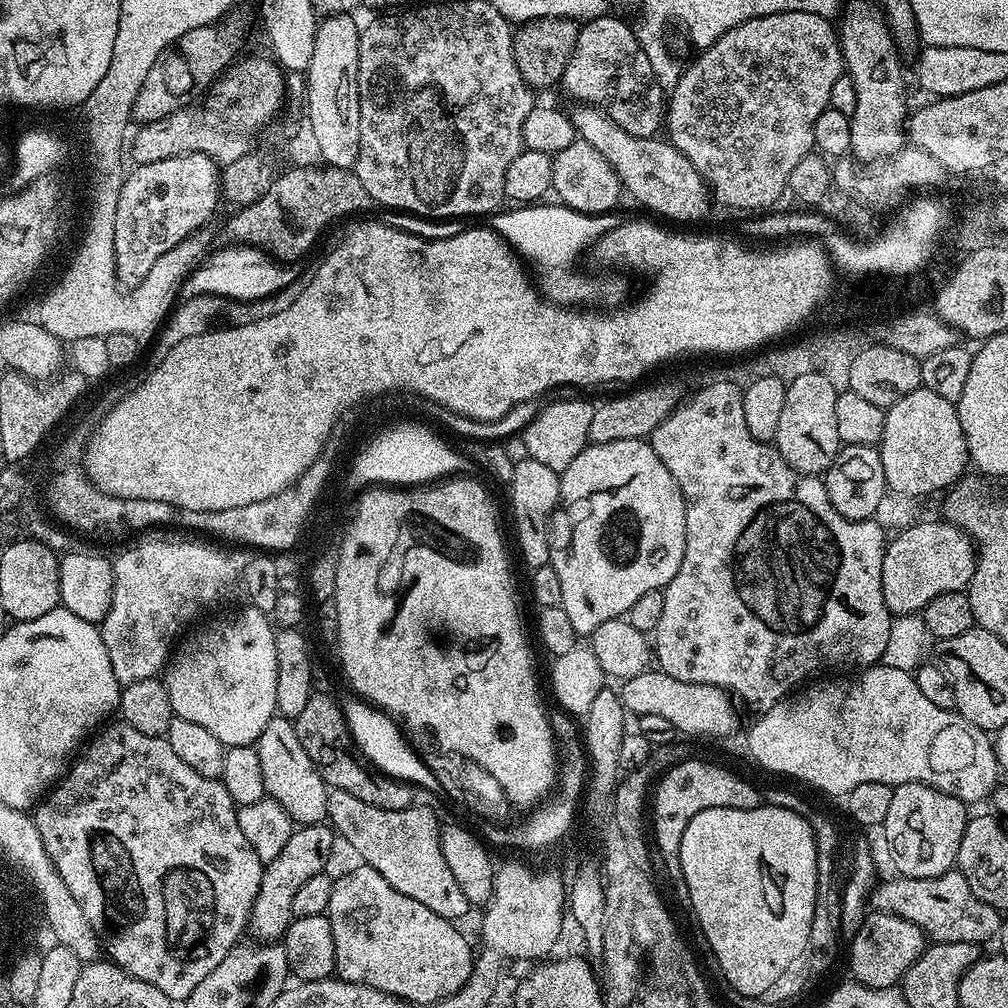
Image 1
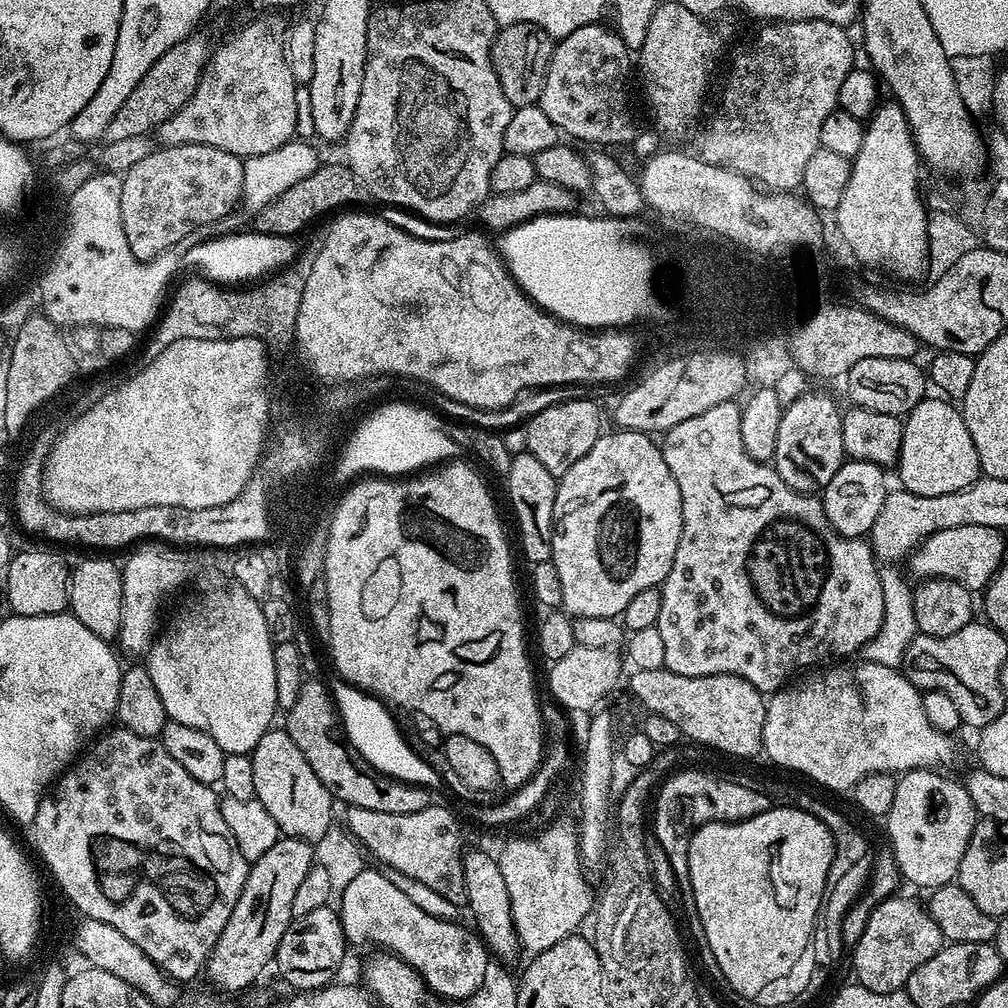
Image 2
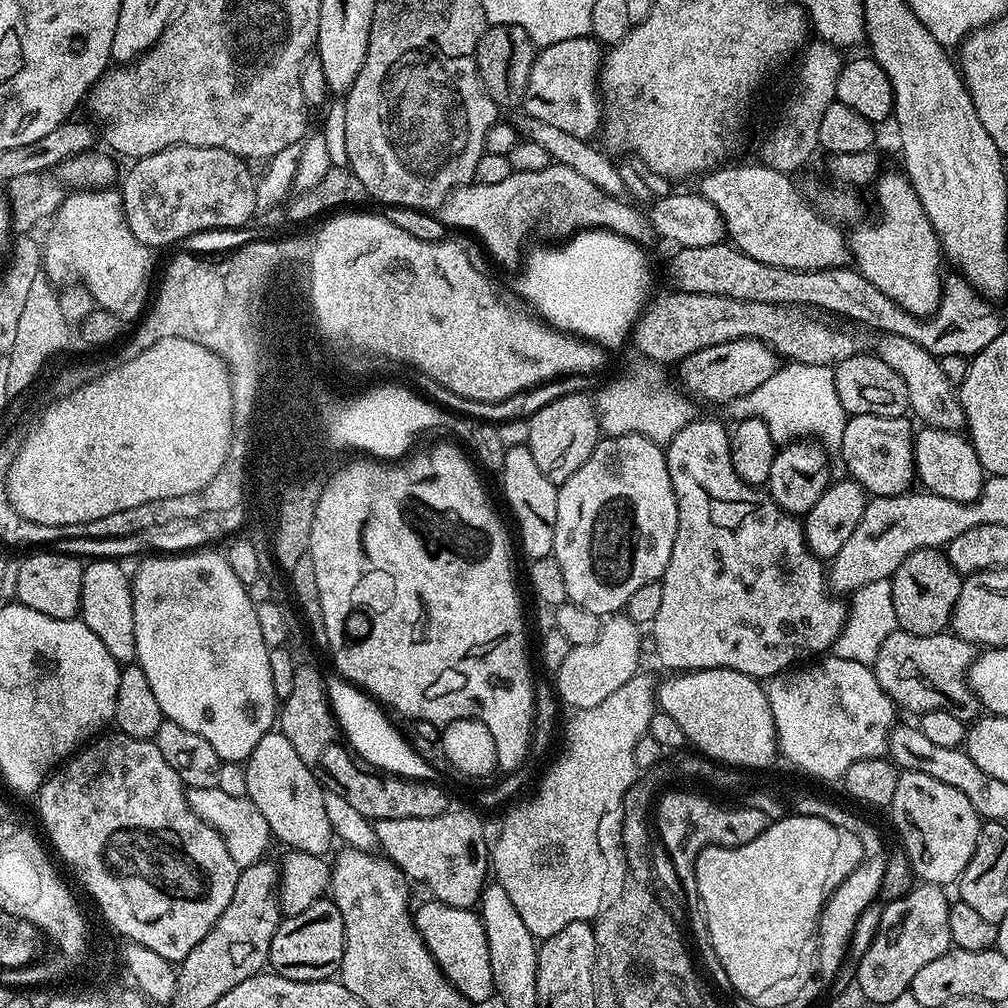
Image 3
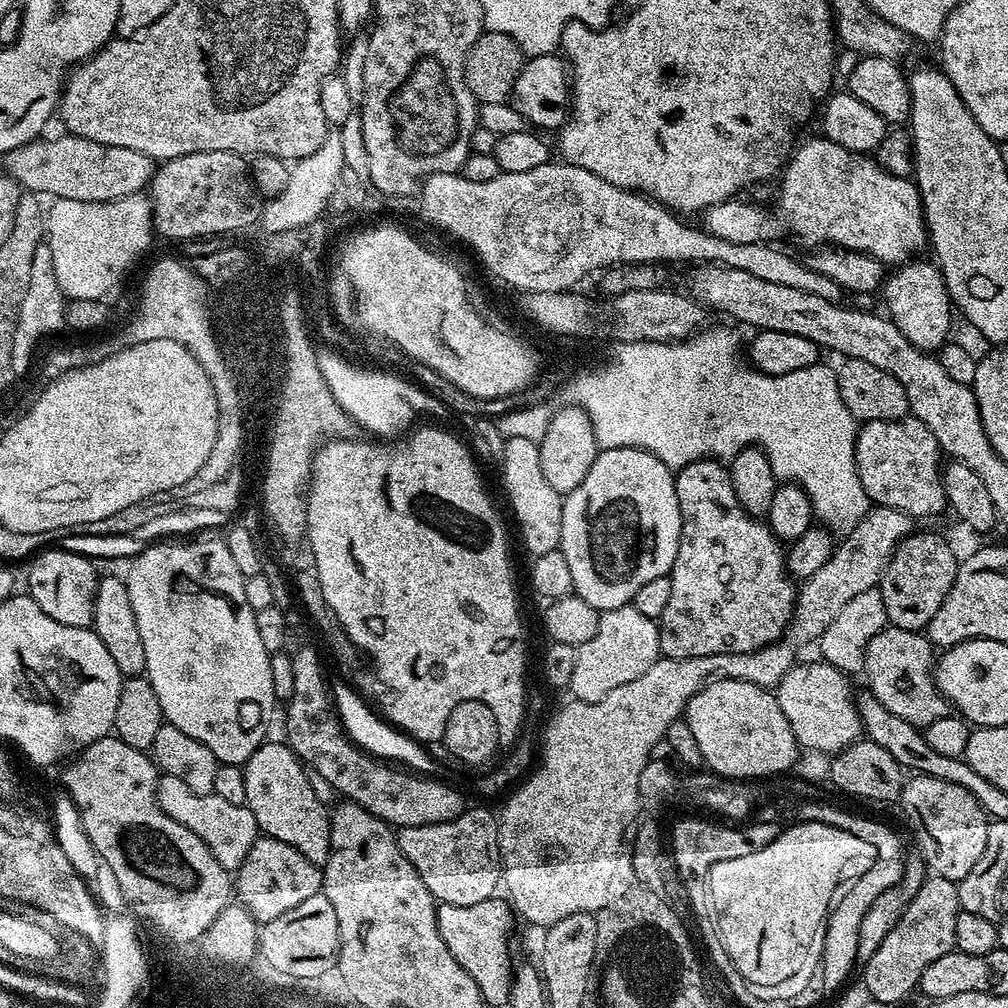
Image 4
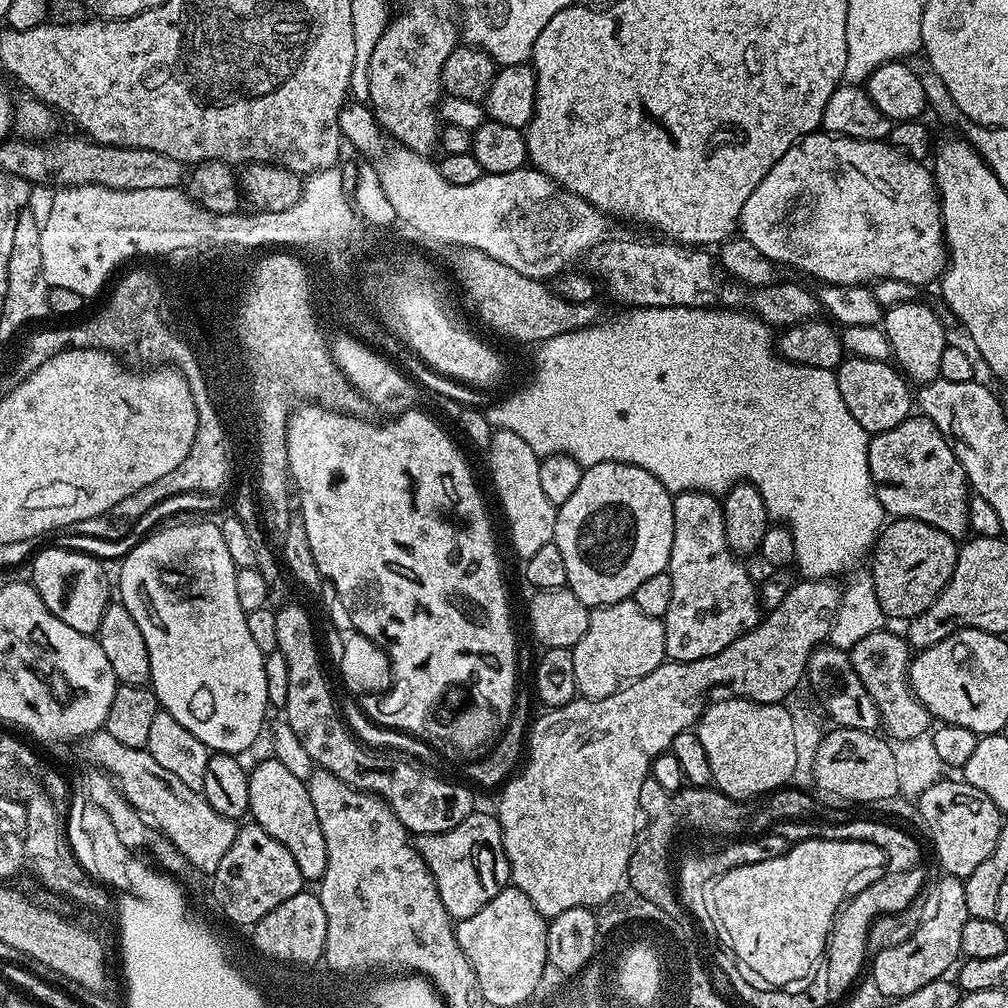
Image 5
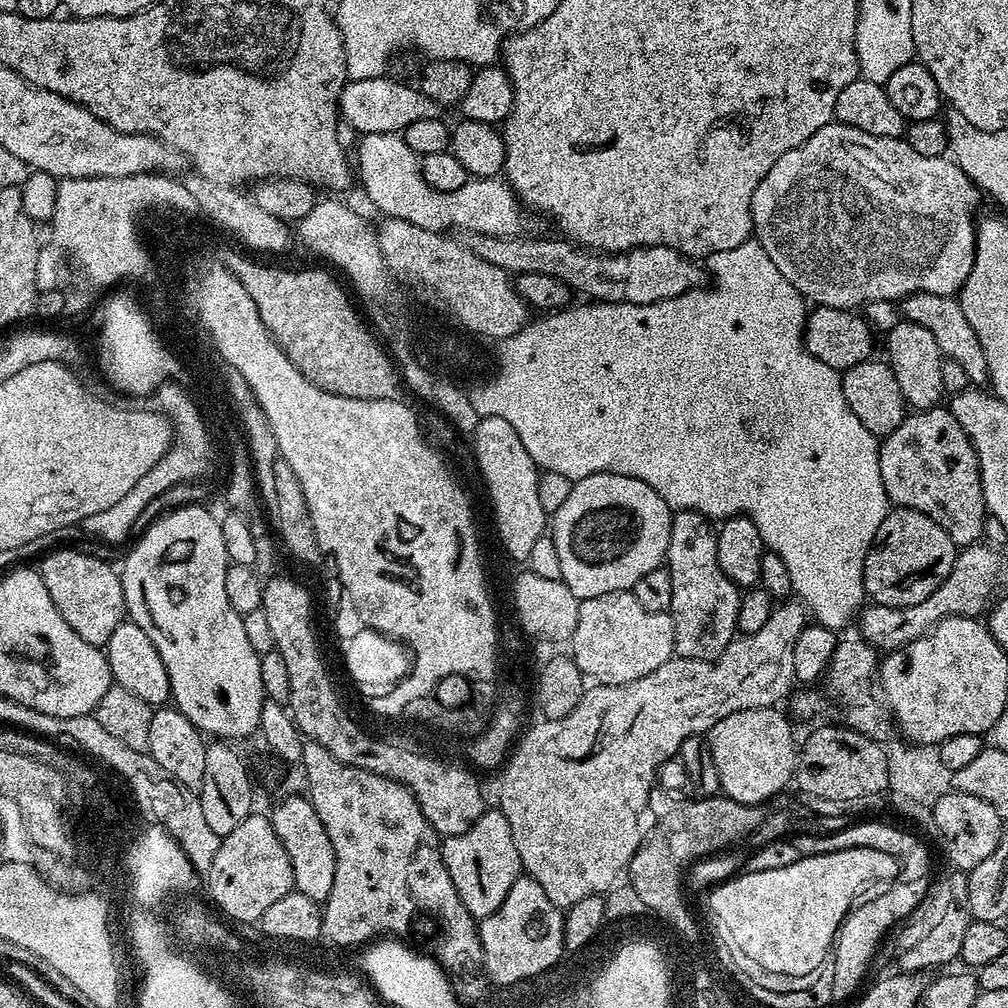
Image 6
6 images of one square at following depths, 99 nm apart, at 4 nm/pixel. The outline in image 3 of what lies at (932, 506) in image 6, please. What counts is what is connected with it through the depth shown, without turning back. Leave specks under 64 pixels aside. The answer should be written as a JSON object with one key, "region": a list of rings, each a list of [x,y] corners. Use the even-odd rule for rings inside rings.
{"region":[[[874,414],[848,416],[838,455],[848,467],[847,475],[857,480],[865,493],[872,496],[900,496],[913,487],[916,480],[914,427],[913,421],[909,420],[904,416],[882,418]]]}

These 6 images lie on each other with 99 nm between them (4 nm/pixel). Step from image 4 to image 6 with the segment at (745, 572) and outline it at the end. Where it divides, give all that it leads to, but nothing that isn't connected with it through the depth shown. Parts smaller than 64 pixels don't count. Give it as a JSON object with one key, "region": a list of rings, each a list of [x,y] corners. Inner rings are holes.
{"region":[[[677,511],[672,517],[666,567],[674,582],[671,617],[675,655],[687,660],[716,660],[737,635],[741,589],[718,566],[713,521],[697,512]]]}

